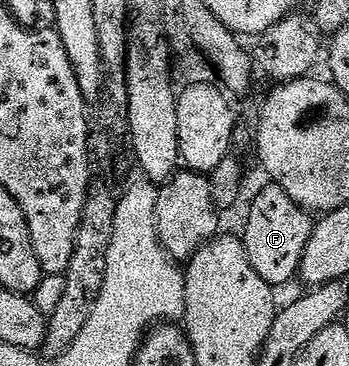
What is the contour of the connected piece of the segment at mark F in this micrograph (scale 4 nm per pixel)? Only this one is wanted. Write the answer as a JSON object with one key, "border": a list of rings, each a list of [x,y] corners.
{"border":[[[270,183],[267,186],[267,189],[262,189],[255,195],[254,202],[250,205],[250,214],[246,217],[246,234],[241,234],[240,240],[255,271],[271,287],[279,287],[278,285],[286,285],[293,277],[295,280],[299,276],[298,268],[302,262],[304,247],[308,247],[308,239],[312,235],[316,221],[307,210],[301,209],[279,185]]]}

